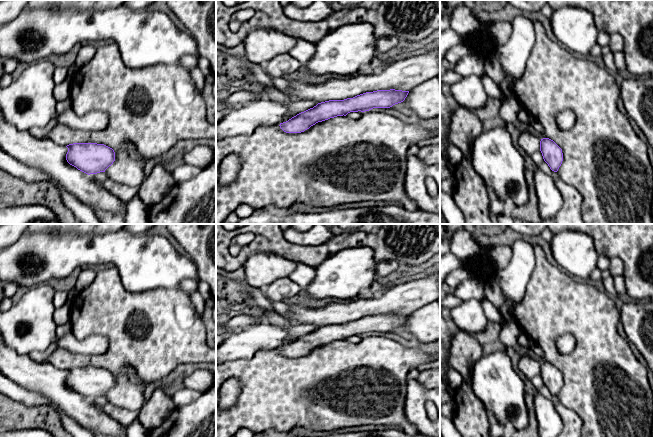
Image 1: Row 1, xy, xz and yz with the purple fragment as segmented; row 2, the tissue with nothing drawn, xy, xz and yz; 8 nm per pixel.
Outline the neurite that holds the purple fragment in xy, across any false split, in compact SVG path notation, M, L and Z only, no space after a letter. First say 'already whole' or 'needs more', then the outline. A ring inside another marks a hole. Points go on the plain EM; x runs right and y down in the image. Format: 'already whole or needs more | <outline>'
already whole | M73 367L66 371L67 386L88 399L105 396L115 385L114 374L104 368Z

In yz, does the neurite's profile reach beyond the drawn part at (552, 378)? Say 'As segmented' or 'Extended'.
As segmented

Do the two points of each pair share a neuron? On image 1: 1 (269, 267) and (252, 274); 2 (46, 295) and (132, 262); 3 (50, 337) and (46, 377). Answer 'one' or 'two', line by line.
1: one
2: two
3: two

